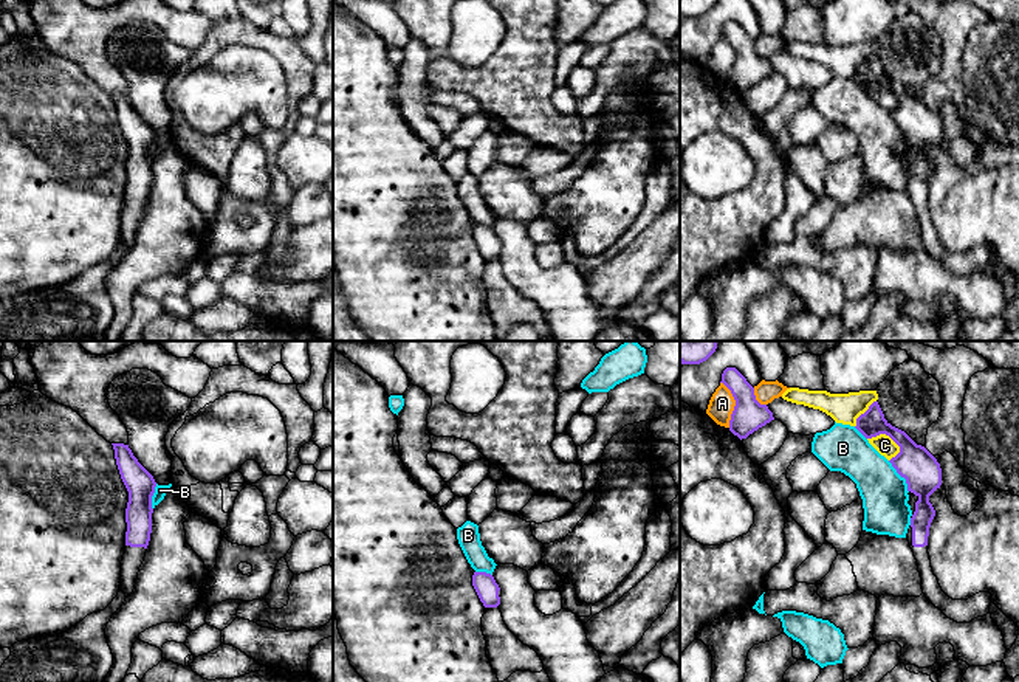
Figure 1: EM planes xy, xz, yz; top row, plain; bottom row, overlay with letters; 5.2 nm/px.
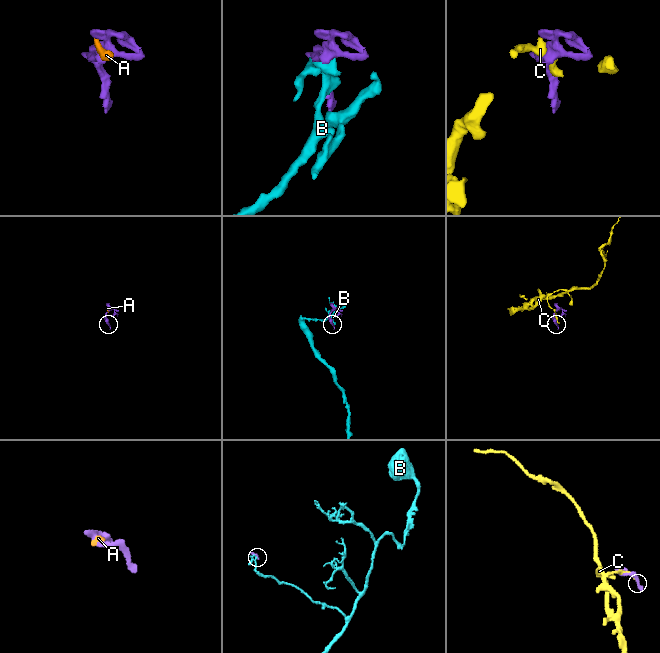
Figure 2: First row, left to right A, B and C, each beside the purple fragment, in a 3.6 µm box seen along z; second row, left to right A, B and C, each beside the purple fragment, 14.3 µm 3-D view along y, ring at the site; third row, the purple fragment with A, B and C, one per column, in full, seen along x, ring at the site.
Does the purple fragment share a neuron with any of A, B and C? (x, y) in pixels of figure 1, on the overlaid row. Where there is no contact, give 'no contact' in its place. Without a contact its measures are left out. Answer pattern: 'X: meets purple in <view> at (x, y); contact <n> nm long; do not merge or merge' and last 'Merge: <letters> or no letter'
A: meets purple in yz at (736, 405); contact 240 nm long; do not merge
B: meets purple in yz at (902, 476); contact 200 nm long; do not merge
C: meets purple in yz at (886, 434); contact 190 nm long; do not merge
Merge: no letter

